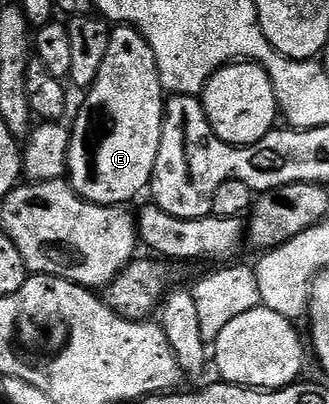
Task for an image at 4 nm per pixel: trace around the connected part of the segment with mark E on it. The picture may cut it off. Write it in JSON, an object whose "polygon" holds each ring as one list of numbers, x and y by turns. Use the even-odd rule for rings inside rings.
{"polygon":[[130,26,112,27,105,62,101,62,101,70,97,70,97,78,91,83,86,96,87,101,75,120,75,128,70,129,66,179,74,192,90,204,130,205,130,200,137,199,142,192,144,195,151,183,153,166,157,166,157,150,161,150,165,111,165,93,159,81,157,58,149,42,145,42,137,29]]}

